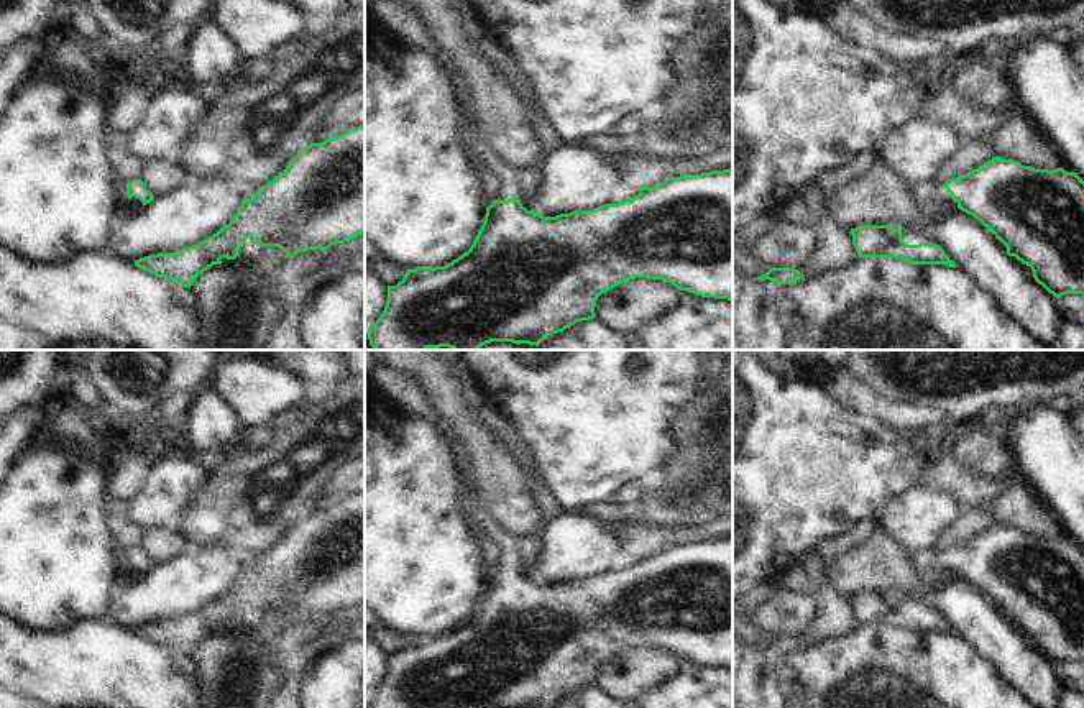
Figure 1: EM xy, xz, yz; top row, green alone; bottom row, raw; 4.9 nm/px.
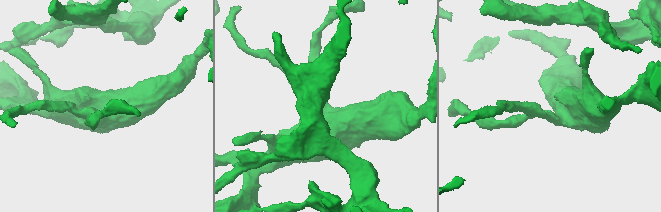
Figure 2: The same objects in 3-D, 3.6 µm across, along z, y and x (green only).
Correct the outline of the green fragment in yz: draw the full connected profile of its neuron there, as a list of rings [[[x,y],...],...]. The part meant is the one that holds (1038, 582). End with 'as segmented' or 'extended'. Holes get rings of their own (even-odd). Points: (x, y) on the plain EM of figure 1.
[[[995,524],[956,547],[920,550],[915,563],[921,573],[948,572],[977,586],[1005,613],[1008,624],[1031,636],[1035,649],[1056,667],[1084,664],[1084,549],[1076,540],[1035,537]]]; extended

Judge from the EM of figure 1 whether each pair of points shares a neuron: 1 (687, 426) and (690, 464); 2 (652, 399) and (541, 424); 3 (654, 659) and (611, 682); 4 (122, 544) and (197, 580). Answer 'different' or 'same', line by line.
1: same
2: same
3: same
4: different

